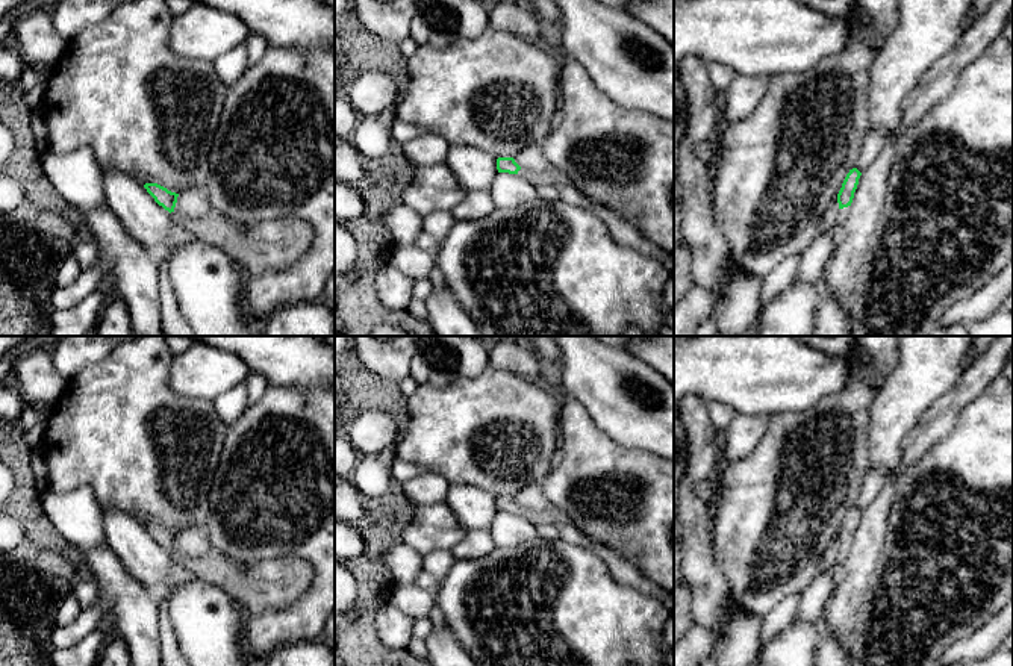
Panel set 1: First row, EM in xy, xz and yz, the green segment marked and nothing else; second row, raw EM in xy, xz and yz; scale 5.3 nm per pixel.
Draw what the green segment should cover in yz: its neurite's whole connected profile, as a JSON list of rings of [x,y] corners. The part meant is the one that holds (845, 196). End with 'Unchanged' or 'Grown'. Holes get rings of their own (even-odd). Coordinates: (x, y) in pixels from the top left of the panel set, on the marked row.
[[[857,168],[849,170],[837,194],[837,203],[839,203],[837,224],[839,227],[842,227],[842,224],[849,215],[851,203],[852,203],[854,192],[857,189],[860,176],[862,173]]]. Grown

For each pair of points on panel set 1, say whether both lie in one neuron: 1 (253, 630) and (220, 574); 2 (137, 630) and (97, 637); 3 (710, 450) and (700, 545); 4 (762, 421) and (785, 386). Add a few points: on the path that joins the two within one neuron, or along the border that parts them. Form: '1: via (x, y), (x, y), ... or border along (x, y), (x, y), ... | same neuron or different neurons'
1: border along (280, 607), (246, 612) | different neurons
2: border along (96, 627), (65, 648) | different neurons
3: via (694, 474), (689, 480), (689, 504), (695, 521) | same neuron
4: border along (735, 412), (769, 415) | different neurons

